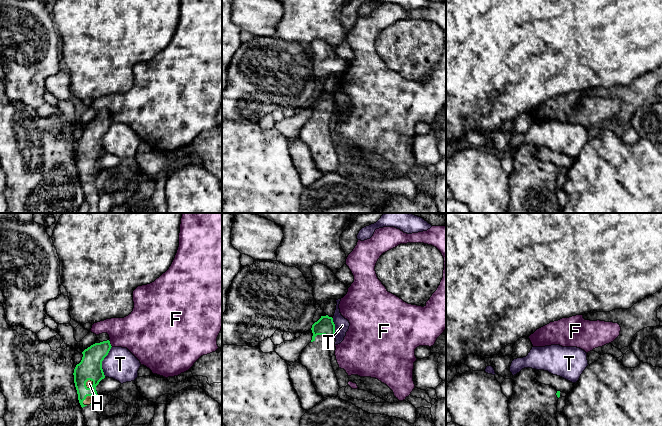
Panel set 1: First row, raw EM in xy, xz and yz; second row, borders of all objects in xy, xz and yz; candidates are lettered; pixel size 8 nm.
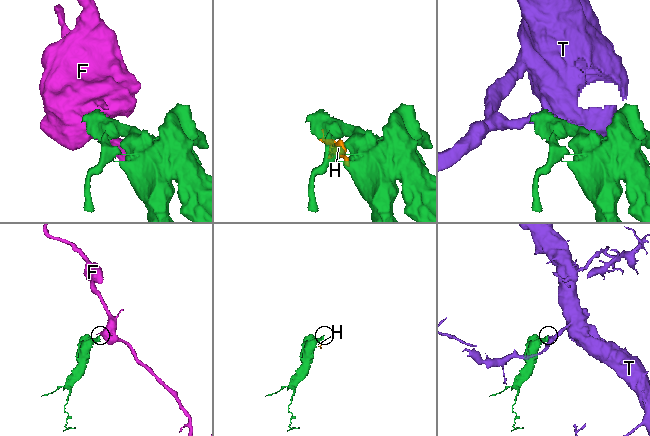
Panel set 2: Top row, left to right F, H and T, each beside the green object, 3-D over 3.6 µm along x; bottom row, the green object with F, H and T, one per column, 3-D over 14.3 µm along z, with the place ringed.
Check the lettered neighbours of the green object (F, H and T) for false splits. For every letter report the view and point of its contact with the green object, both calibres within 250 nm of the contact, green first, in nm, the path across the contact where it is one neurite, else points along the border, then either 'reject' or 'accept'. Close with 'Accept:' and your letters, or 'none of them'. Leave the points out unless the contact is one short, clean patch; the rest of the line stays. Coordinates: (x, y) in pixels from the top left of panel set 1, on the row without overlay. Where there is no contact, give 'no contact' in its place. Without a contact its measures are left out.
F: meets green in xy at (109, 119); 190 nm thick on the green side, 320 nm on the other; border along xy (108, 116), (112, 122); reject
H: meets green in xy at (87, 171); 190 nm thick on the green side, 70 nm on the other; accept
T: meets green in xy at (102, 136); 190 nm thick on the green side, 260 nm on the other; reject
Accept: H

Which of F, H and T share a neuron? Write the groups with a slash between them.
F / H / T

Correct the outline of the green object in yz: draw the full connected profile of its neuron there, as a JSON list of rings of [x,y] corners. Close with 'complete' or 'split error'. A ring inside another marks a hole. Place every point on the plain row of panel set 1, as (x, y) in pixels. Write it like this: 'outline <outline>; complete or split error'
outline [[[524,144],[513,152],[513,171],[508,177],[510,201],[506,213],[561,213],[556,196],[560,167],[536,156],[539,146]]]; split error

